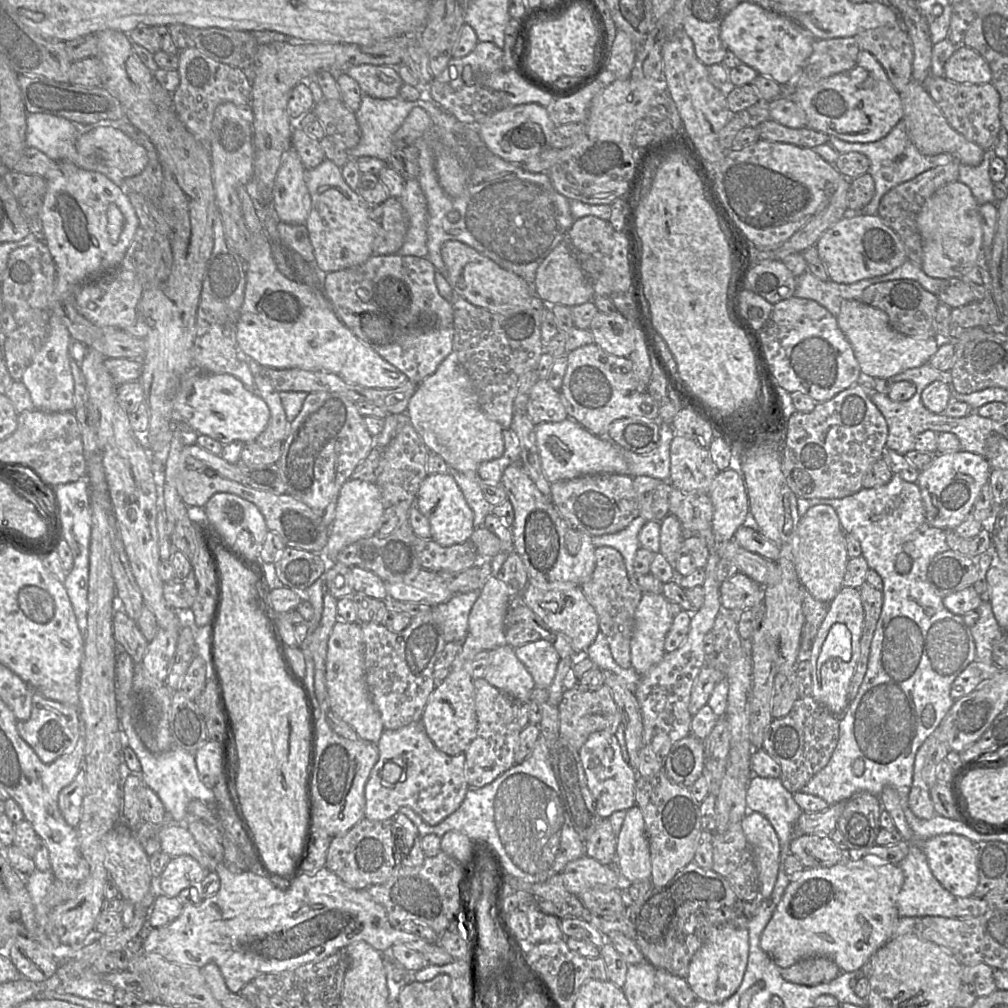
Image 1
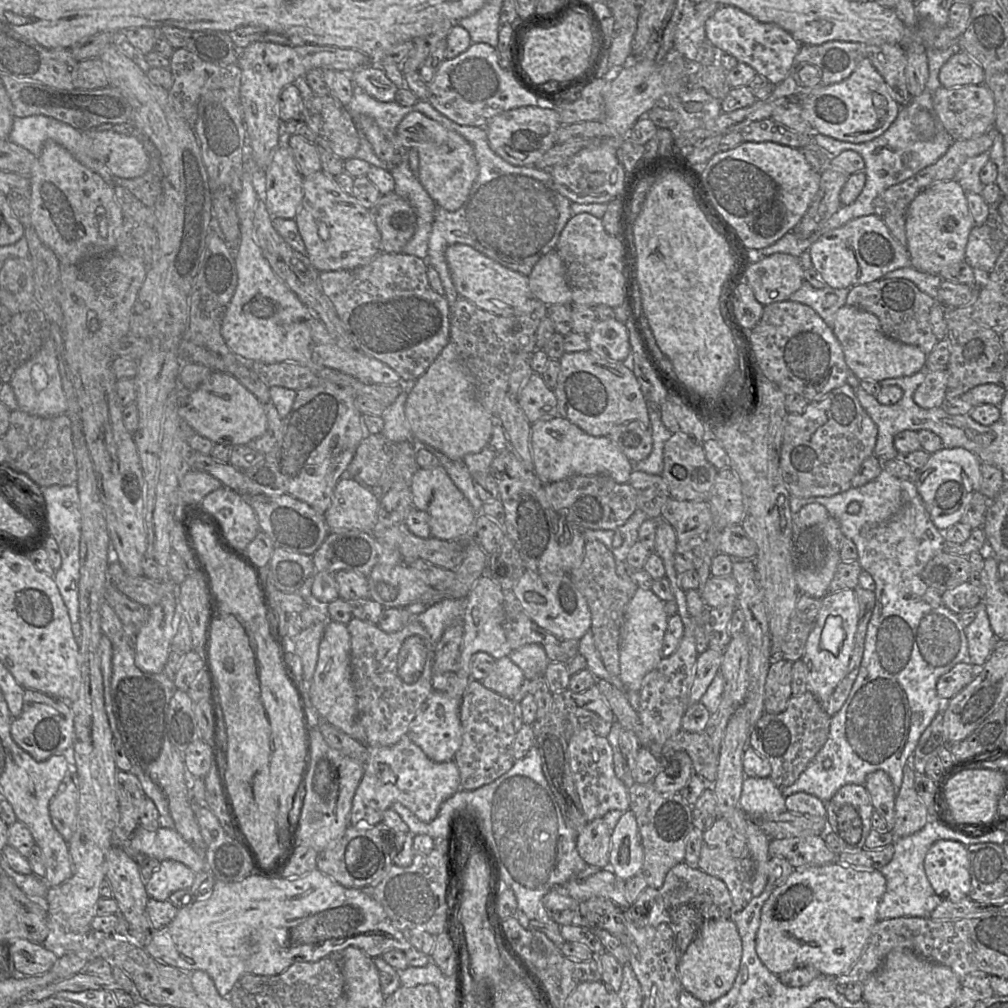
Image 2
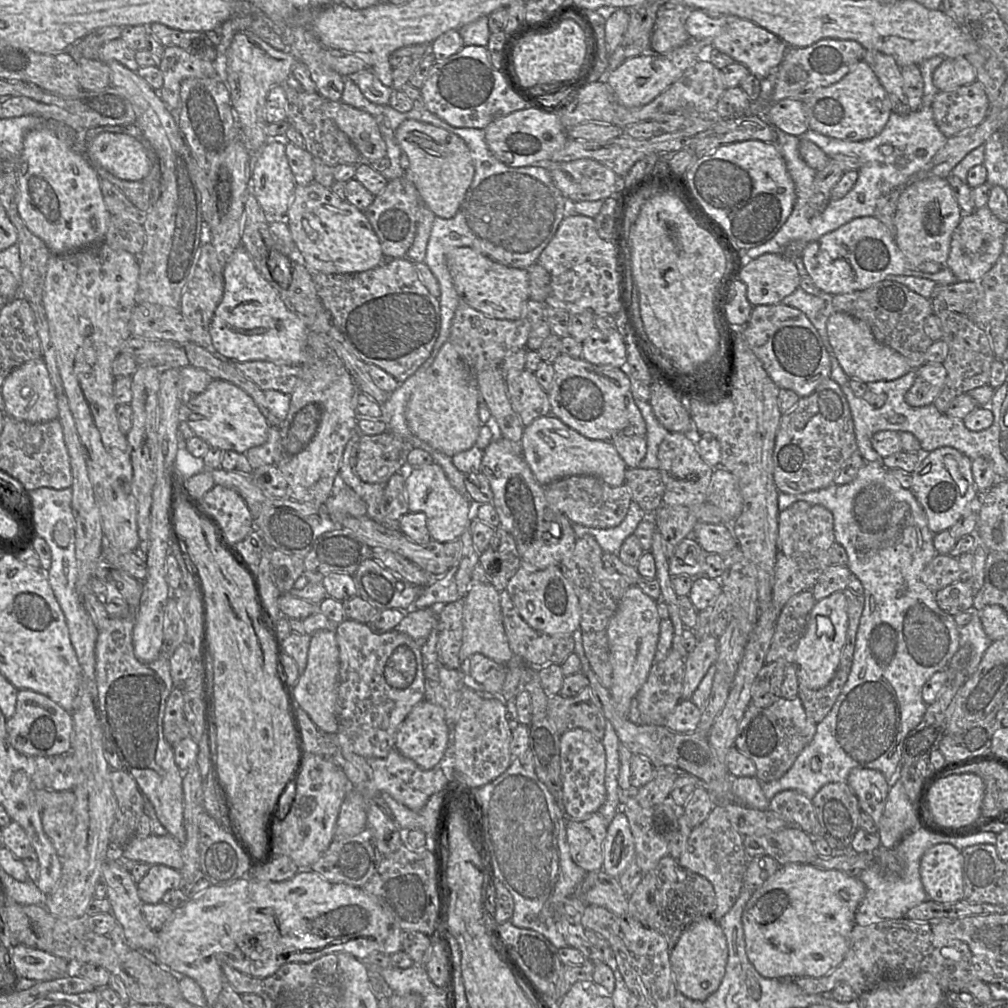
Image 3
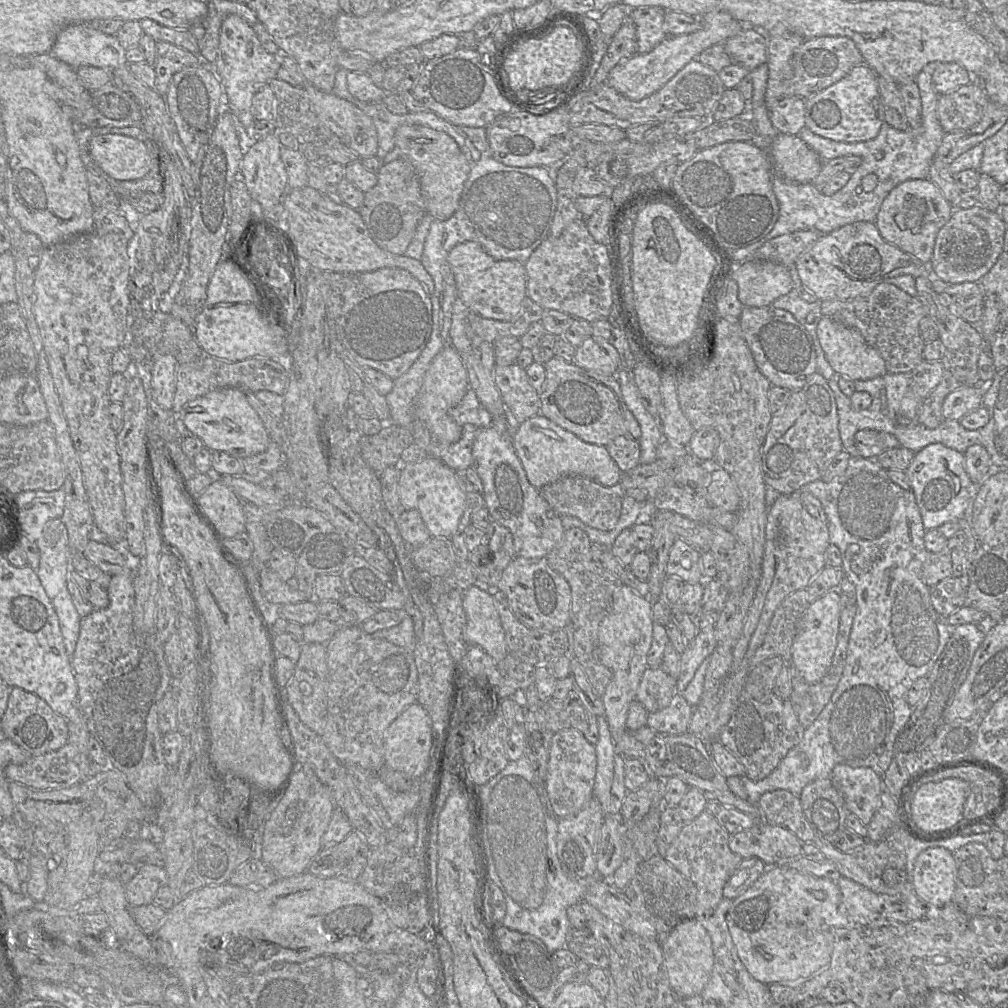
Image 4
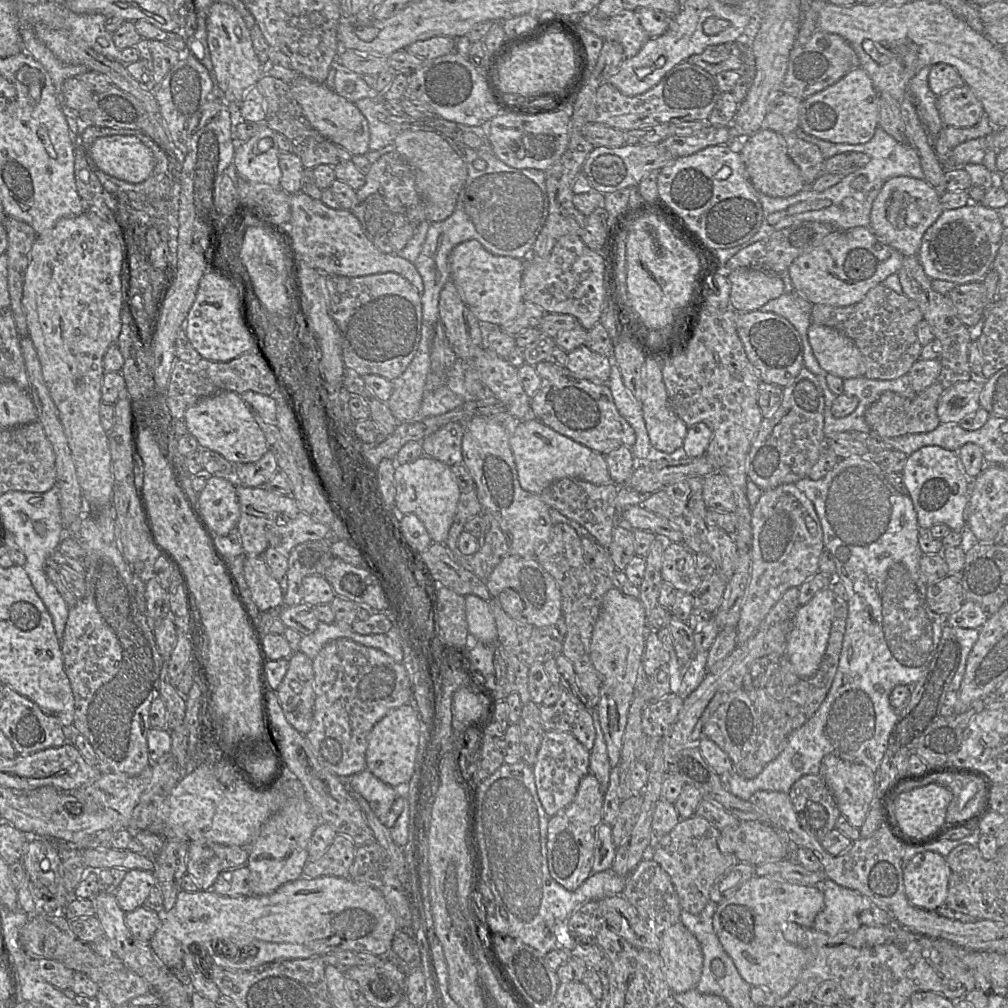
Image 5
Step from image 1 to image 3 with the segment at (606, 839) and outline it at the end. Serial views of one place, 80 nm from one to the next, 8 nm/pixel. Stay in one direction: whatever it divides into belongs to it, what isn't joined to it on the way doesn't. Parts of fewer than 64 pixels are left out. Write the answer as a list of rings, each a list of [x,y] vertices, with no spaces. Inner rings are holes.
[[[599,812],[583,821],[567,822],[566,833],[571,858],[586,872],[602,870],[603,844],[608,824]]]

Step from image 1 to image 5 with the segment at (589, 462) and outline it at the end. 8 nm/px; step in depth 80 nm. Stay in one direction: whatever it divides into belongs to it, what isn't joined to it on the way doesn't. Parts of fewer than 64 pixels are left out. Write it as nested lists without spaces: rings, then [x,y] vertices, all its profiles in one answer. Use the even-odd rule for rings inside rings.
[[[533,417],[515,422],[509,429],[509,435],[519,483],[528,492],[541,494],[552,483],[562,478],[579,479],[594,485],[611,483],[603,454],[554,431]]]

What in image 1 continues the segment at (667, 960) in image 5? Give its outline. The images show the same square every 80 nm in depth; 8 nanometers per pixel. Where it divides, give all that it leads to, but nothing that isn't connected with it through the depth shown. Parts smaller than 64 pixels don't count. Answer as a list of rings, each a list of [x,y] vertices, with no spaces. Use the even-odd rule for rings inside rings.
[[[722,926],[714,930],[694,954],[685,979],[699,1000],[712,1004],[722,1003],[729,999],[741,985],[748,955],[748,930],[735,926]]]

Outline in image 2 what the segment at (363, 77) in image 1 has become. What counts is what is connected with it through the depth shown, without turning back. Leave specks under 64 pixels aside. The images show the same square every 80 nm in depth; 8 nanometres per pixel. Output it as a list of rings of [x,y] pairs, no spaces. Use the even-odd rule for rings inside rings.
[[[368,65],[347,74],[354,85],[363,89],[374,99],[380,102],[392,102],[395,100],[395,95],[399,88],[378,67]]]

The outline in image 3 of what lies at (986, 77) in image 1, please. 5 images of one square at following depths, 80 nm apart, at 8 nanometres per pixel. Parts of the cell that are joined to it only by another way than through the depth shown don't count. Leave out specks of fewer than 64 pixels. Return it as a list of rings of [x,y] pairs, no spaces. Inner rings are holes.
[[[963,56],[945,59],[933,73],[933,84],[939,91],[950,91],[977,81],[977,71]]]

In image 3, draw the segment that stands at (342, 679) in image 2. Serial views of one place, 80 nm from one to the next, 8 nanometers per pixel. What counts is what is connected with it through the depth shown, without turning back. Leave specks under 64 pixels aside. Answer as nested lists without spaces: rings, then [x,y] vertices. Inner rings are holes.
[[[320,630],[315,632],[309,644],[307,665],[296,684],[291,687],[293,700],[303,709],[321,731],[335,734],[338,728],[337,690],[339,677],[339,648],[336,632]]]

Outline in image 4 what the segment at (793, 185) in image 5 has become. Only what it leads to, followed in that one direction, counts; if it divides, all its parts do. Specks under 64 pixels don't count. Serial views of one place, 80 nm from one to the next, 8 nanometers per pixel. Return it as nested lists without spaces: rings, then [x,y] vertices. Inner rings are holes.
[[[778,134],[768,152],[775,172],[789,182],[813,183],[823,165],[821,157],[799,136]]]

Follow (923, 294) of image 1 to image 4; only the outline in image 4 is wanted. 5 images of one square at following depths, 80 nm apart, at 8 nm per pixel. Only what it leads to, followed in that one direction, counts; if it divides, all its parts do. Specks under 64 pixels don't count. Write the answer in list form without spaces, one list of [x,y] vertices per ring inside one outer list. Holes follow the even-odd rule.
[[[881,282],[868,294],[851,300],[823,300],[821,314],[834,321],[851,327],[861,333],[865,342],[876,349],[885,361],[887,373],[897,374],[911,372],[924,360],[925,342],[919,330],[920,321],[927,315],[926,307],[917,299],[893,284]]]

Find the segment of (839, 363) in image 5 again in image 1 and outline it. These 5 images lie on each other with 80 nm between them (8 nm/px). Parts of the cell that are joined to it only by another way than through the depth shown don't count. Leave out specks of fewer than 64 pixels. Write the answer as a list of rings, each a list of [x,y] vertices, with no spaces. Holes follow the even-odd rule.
[[[857,299],[844,300],[836,318],[840,330],[853,349],[861,373],[865,377],[888,378],[927,364],[942,342],[939,337],[920,339],[895,331],[890,326],[888,315],[884,311]]]

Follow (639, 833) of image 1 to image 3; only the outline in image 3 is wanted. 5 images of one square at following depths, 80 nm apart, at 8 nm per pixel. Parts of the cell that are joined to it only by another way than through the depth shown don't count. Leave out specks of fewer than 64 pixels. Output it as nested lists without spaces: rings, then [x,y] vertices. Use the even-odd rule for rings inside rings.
[[[618,810],[608,824],[602,870],[618,878],[635,857],[635,843],[626,814]]]

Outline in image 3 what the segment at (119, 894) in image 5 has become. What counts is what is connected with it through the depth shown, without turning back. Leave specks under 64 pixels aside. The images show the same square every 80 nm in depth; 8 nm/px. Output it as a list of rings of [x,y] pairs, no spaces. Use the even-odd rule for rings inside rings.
[[[158,864],[151,865],[147,874],[137,883],[137,890],[144,904],[157,904],[168,890],[180,889],[182,885],[179,870]]]

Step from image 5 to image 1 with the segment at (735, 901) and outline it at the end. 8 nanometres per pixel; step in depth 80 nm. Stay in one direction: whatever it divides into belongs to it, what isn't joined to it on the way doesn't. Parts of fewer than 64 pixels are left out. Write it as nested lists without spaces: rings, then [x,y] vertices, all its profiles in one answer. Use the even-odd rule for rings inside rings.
[[[850,859],[832,867],[807,867],[803,872],[801,872],[798,878],[790,880],[790,883],[785,889],[785,892],[777,905],[772,918],[761,935],[761,949],[781,970],[794,965],[802,959],[814,956],[827,956],[835,961],[842,973],[857,971],[891,939],[896,923],[900,918],[897,909],[897,897],[902,888],[903,882],[903,871],[899,865],[887,863],[885,861],[863,861],[861,859]]]

